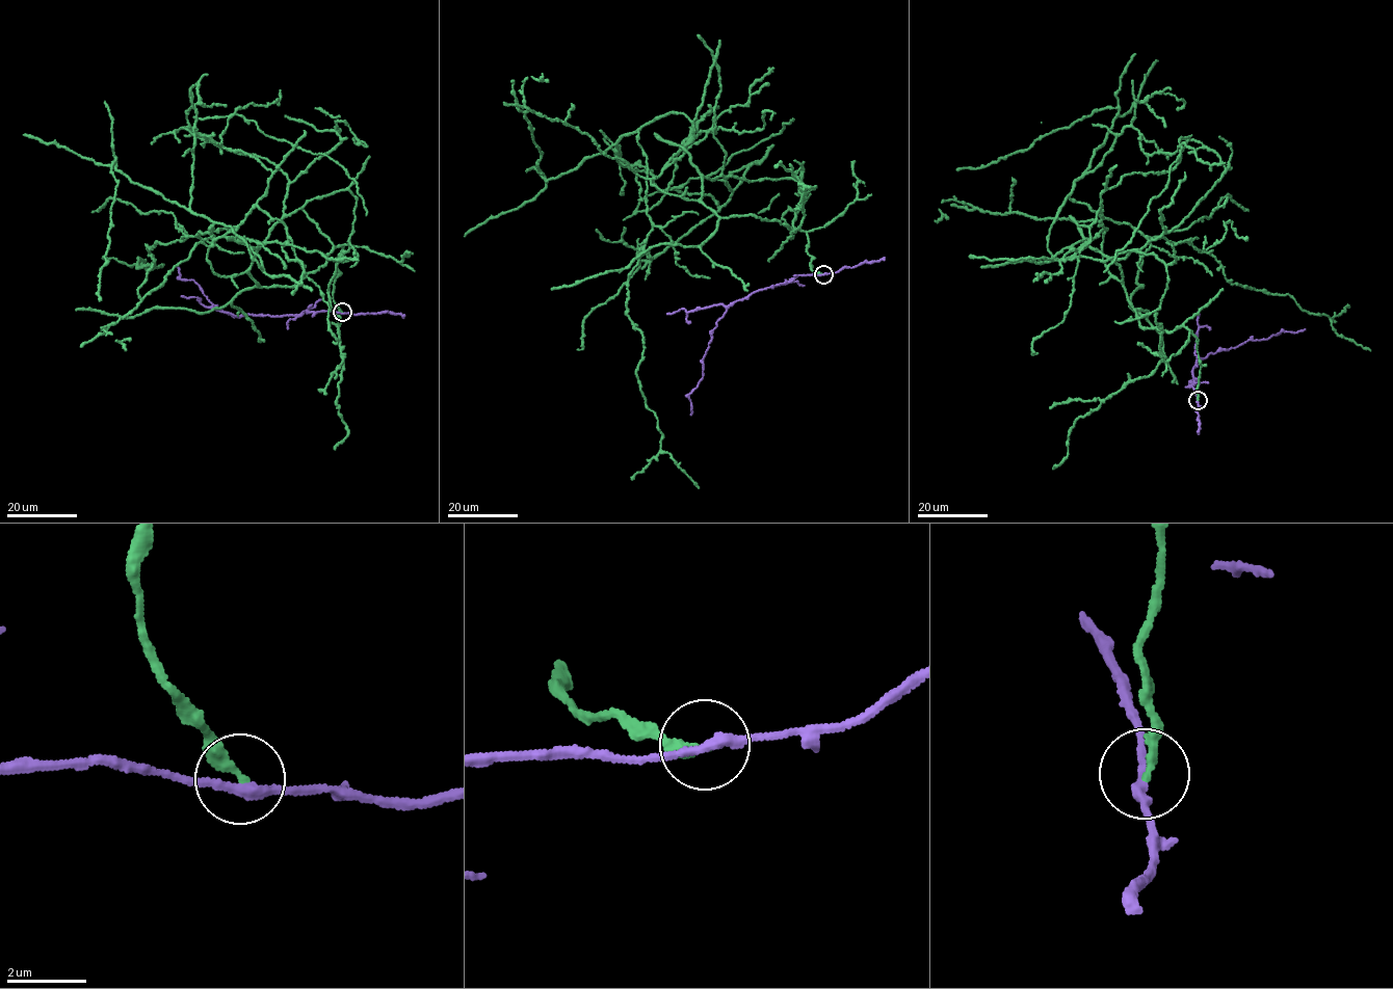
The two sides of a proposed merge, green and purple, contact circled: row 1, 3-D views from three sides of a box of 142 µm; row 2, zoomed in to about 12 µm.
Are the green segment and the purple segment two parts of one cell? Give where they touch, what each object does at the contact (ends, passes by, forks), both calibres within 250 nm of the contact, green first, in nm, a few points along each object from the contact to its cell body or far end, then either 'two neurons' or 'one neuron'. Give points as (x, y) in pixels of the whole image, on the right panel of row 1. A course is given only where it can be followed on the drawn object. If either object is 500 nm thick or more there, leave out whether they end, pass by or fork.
(1198, 400) | green ends | purple passes by | 240/240 nm | green via (1198, 400), (1190, 330), (1141, 326), (1098, 250), (1047, 248), (1068, 195), (1370, 351) | purple via (1198, 400), (1191, 385), (1197, 357), (1203, 358), (1245, 341), (1268, 339), (1281, 331), (1297, 332), (1305, 328) | two neurons

